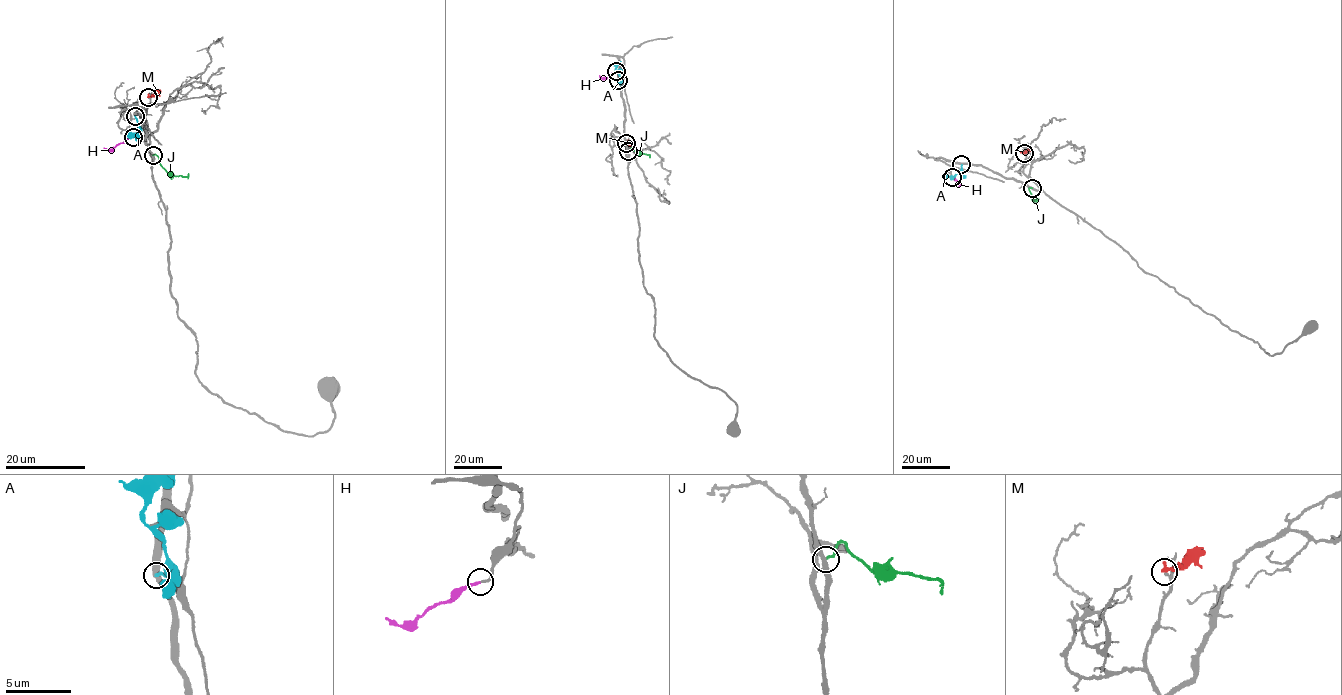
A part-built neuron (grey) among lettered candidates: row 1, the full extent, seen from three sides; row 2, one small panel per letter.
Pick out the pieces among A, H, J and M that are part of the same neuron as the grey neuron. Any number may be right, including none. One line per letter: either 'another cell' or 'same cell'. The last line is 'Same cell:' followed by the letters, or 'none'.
A: another cell
H: same cell
J: another cell
M: another cell
Same cell: H

